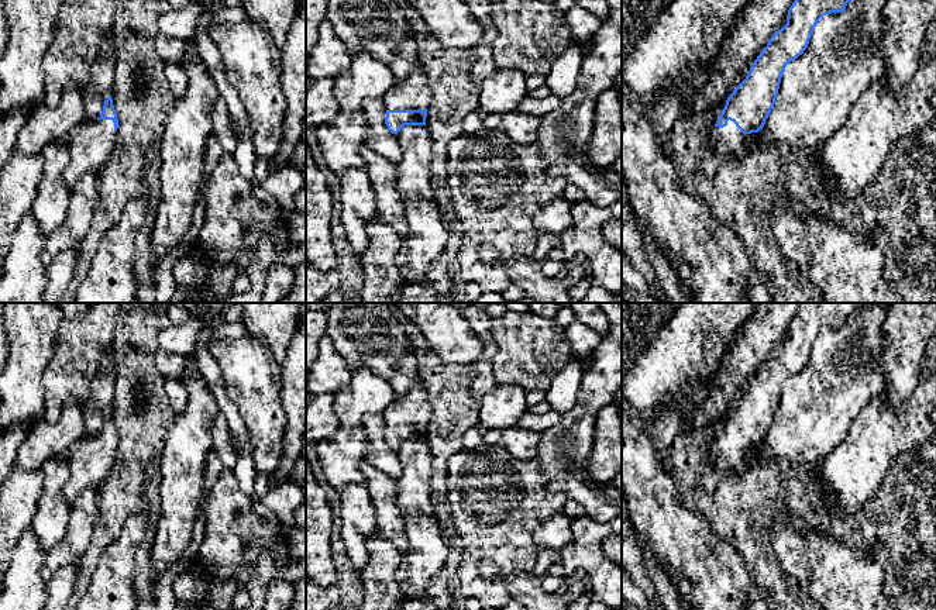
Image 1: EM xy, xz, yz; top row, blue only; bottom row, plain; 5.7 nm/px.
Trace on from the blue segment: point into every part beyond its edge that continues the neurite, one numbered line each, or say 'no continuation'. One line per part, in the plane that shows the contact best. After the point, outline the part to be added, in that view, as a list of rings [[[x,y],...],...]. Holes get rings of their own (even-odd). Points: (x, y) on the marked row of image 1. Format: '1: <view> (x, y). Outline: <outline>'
1: xz (413, 93). Outline: [[[420,65],[412,66],[412,72],[403,83],[396,85],[383,97],[386,110],[424,110],[431,103],[429,80]]]

